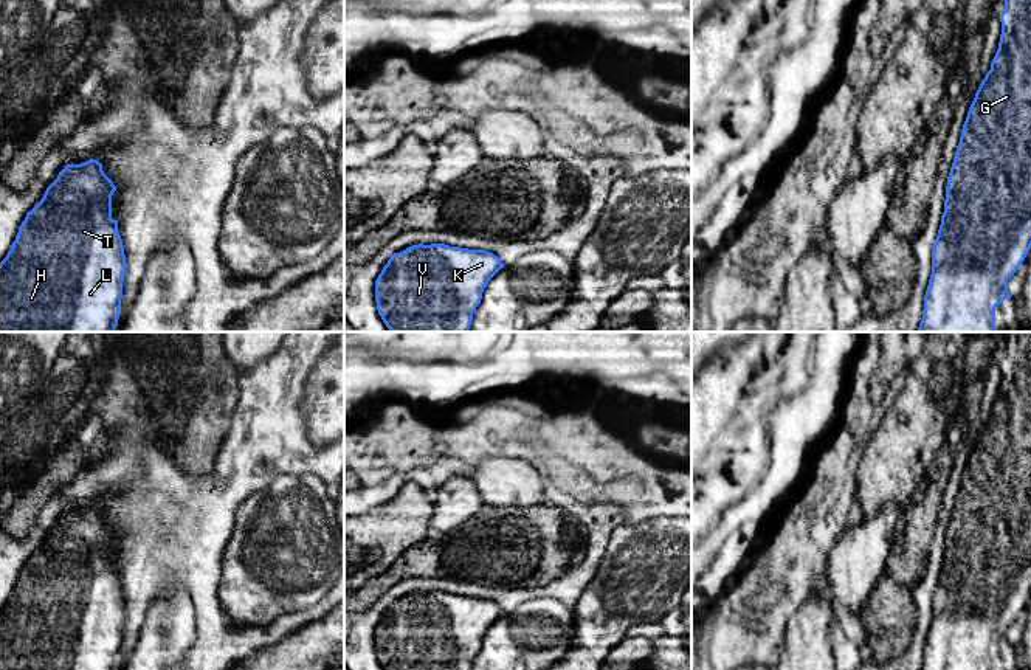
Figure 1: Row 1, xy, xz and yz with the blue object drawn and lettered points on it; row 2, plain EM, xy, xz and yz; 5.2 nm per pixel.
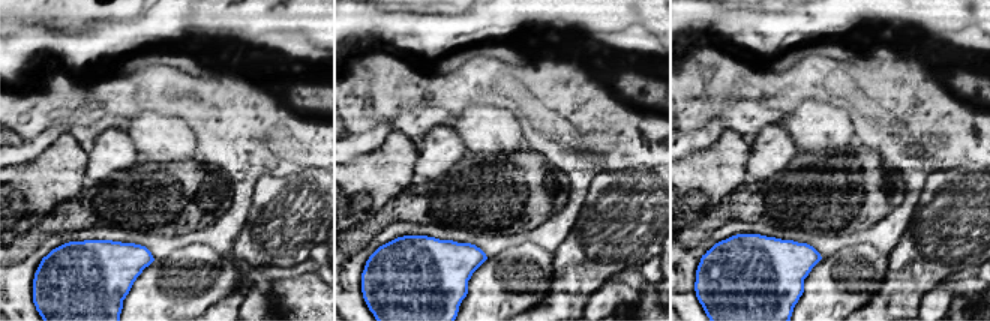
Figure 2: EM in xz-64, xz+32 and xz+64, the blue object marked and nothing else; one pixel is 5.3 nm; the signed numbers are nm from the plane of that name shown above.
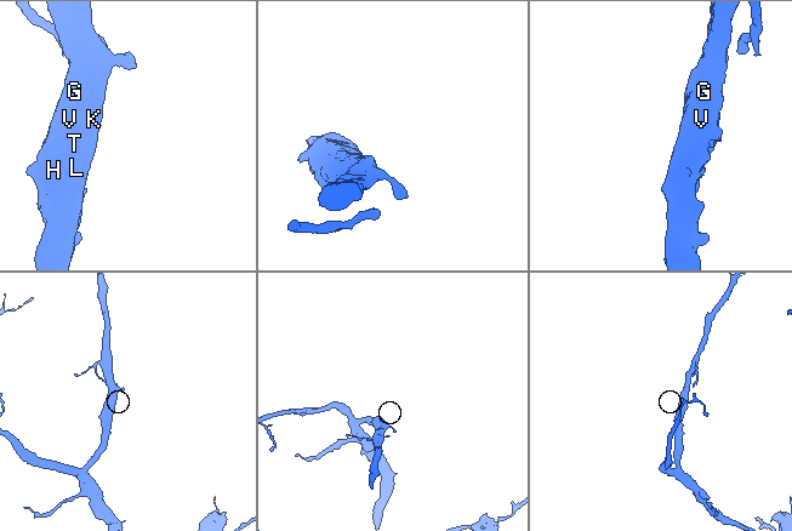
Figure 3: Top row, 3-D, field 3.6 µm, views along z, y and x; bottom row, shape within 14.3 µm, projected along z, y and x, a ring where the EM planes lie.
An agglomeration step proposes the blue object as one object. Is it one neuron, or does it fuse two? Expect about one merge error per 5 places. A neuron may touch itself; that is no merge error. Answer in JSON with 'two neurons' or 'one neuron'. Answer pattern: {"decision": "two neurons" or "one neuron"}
{"decision": "one neuron"}

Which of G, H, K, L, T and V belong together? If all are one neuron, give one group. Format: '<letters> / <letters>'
G H K L T V

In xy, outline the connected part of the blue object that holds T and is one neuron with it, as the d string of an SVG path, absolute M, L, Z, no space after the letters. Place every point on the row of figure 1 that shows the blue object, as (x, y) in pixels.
M93 158L59 172L0 262L0 332L115 332L126 275L122 239L112 219L115 191Z

